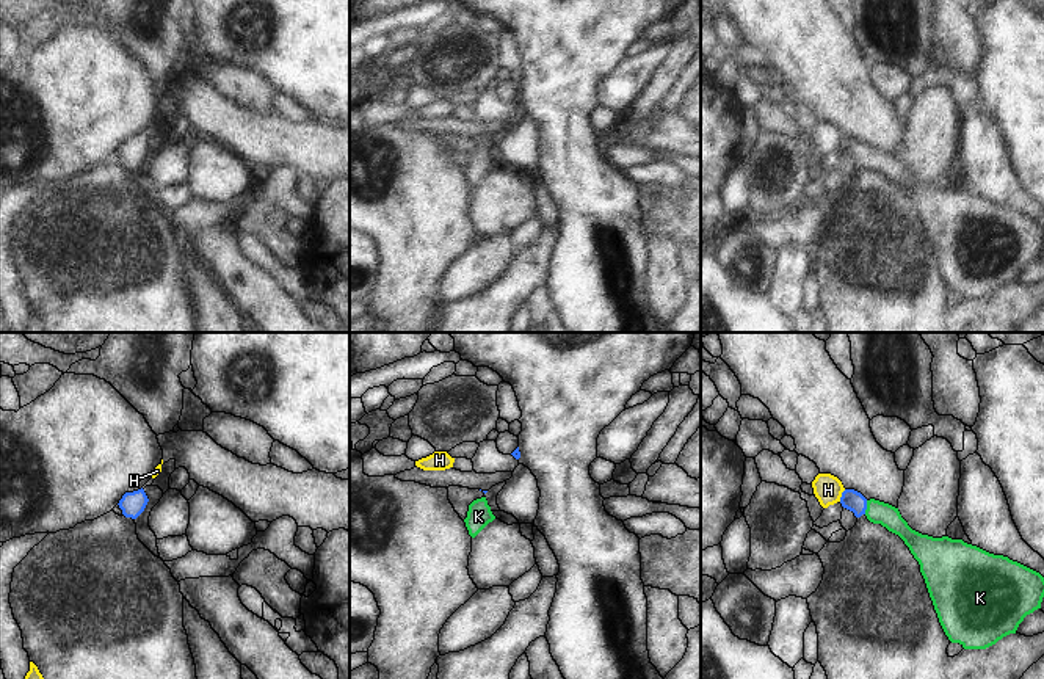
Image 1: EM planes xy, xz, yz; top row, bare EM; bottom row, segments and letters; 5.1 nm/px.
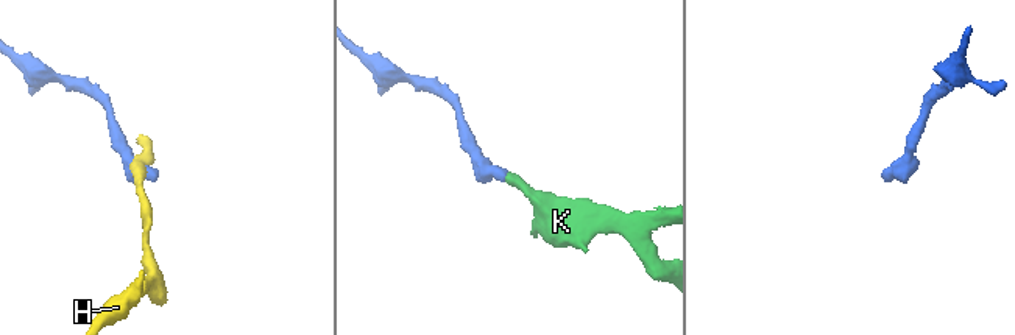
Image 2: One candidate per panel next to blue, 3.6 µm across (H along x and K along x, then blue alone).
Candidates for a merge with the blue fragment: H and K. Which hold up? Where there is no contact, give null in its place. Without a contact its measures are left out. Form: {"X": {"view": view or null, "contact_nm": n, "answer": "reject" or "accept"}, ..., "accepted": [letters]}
{"H": {"view": "yz", "contact_nm": 70, "answer": "reject"}, "K": {"view": "yz", "contact_nm": 70, "answer": "accept"}, "accepted": ["K"]}

